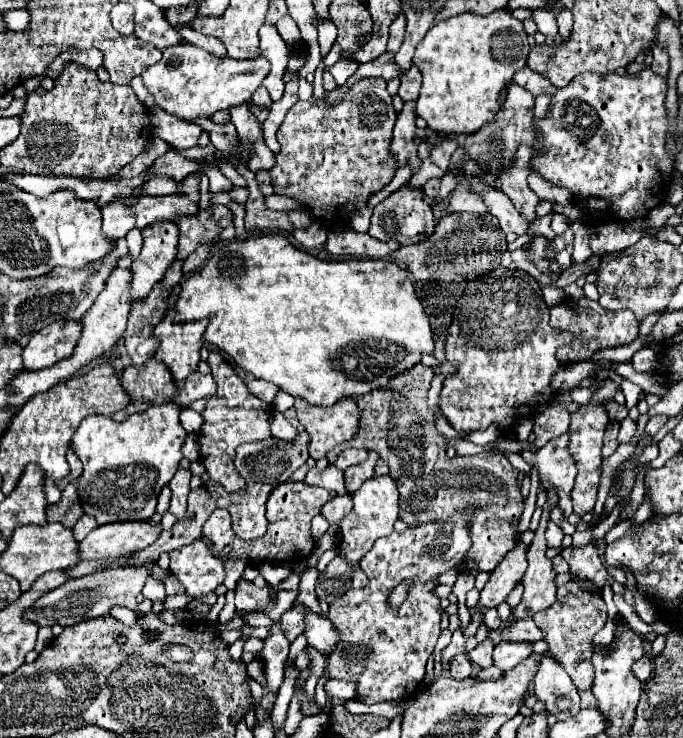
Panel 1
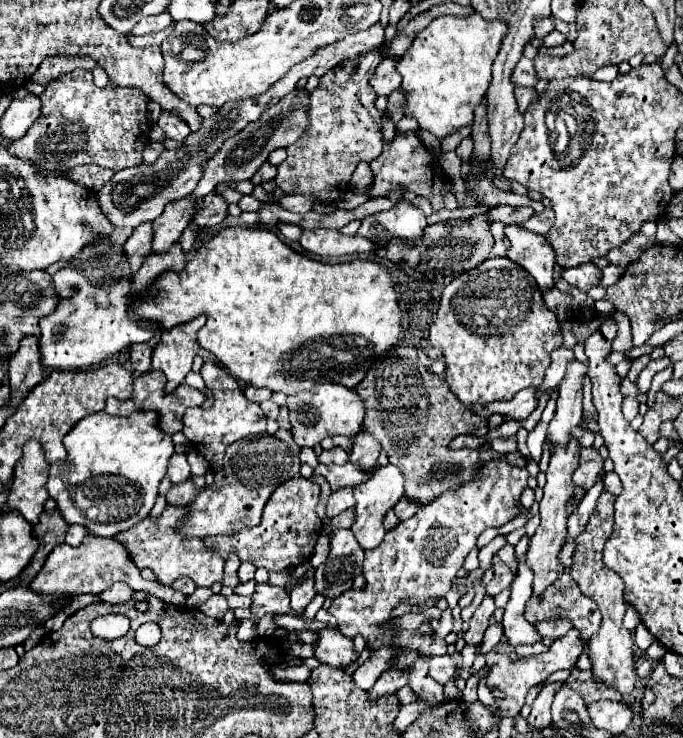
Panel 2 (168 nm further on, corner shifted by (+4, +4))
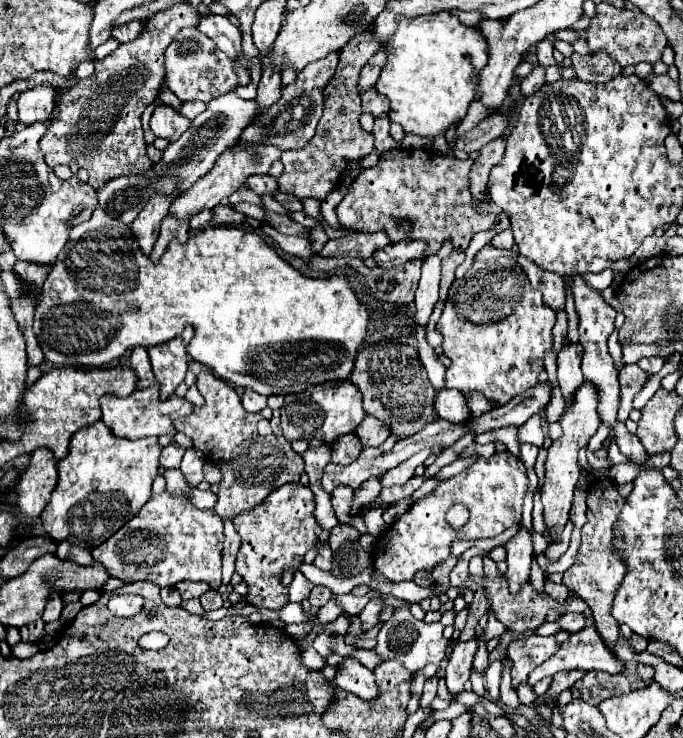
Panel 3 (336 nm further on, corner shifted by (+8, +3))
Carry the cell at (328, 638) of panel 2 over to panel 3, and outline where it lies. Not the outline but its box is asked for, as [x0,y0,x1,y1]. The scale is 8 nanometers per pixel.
[333,658,377,700]

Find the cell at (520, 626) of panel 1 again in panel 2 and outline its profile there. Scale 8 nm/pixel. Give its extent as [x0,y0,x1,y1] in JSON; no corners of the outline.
[535,619,571,639]

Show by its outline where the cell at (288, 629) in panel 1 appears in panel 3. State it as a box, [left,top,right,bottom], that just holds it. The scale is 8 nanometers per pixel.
[289,572,313,602]

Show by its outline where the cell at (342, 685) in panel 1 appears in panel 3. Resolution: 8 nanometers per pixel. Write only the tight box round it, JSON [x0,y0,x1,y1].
[375,608,449,672]

